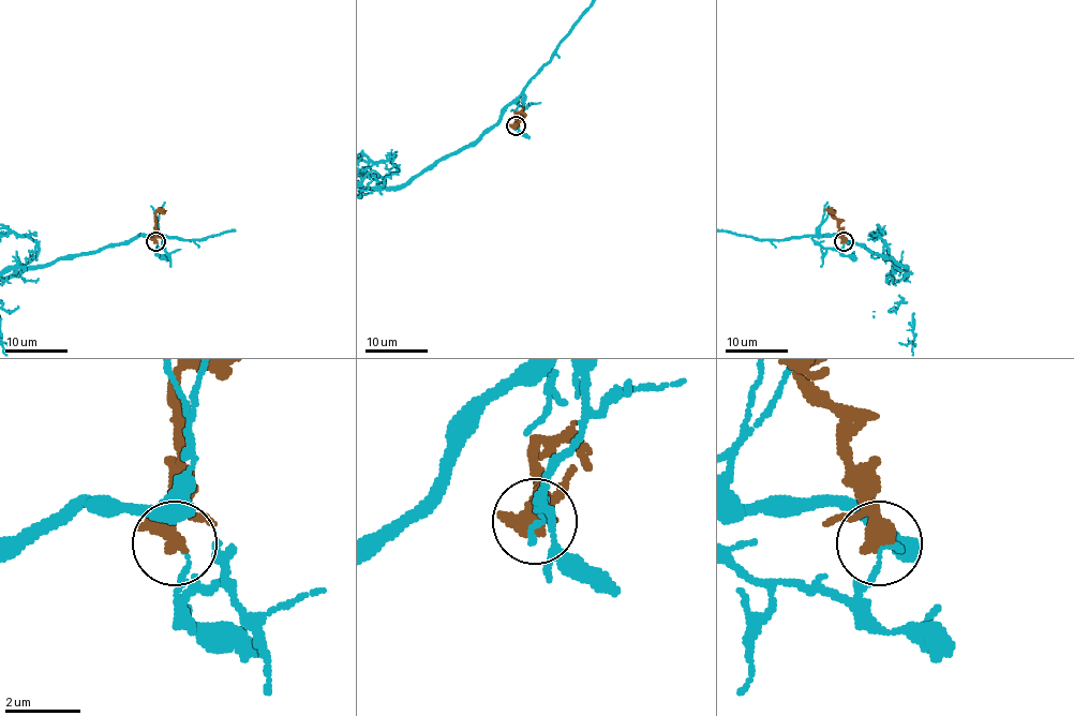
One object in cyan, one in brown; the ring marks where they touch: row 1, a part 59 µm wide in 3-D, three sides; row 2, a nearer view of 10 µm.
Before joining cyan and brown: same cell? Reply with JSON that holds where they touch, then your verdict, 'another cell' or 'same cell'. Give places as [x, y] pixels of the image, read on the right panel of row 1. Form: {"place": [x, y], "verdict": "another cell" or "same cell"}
{"place": [844, 241], "verdict": "another cell"}

